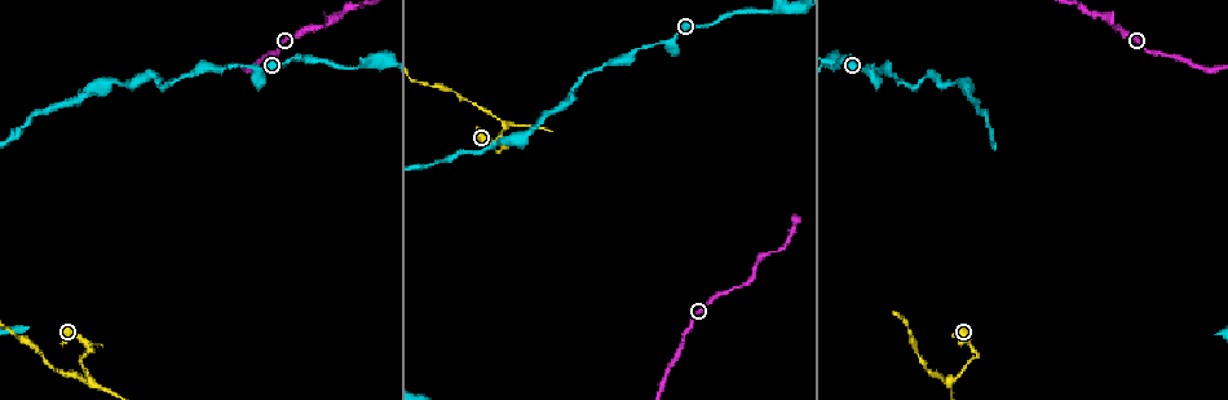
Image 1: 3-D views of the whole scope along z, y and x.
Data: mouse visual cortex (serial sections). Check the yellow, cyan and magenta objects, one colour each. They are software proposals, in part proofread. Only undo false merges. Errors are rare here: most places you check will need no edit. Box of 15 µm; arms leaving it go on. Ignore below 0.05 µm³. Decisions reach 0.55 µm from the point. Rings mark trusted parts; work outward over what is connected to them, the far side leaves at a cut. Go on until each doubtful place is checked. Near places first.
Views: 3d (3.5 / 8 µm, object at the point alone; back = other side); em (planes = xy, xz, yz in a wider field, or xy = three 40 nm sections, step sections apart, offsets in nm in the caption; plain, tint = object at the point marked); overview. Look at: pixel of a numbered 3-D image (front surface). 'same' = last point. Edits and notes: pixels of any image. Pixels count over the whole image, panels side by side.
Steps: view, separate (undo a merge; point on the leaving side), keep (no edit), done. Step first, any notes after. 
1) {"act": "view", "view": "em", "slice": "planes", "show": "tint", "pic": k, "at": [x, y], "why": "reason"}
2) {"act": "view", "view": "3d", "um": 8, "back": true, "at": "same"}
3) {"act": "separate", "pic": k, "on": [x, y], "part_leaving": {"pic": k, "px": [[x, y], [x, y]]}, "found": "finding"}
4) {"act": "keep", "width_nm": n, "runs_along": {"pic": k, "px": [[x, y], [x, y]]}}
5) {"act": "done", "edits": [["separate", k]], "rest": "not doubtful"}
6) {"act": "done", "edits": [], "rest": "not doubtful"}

{"act": "view", "view": "3d", "um": 3.5, "pic": 1, "at": [364, 65], "why": "sharp bend"}

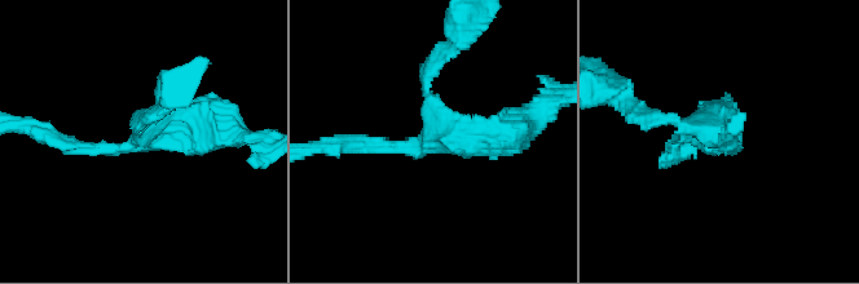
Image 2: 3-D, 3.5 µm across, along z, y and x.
{"act": "view", "view": "em", "slice": "xy", "step": 3, "show": "tint", "pic": 2, "at": [430, 141]}

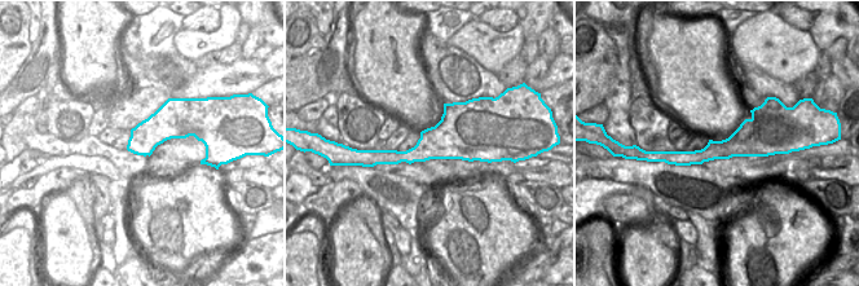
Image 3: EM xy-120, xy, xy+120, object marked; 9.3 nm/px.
{"act": "keep", "runs_along": {"pic": 3, "px": [[774, 137], [666, 158]]}, "found": "continuous, no second cell"}

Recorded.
{"act": "view", "view": "3d", "um": 3.5, "pic": 1, "at": [741, 285], "why": "narrows sharply"}

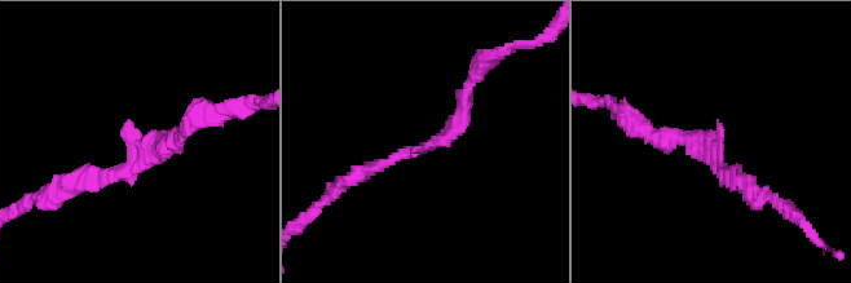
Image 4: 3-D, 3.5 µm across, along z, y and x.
{"act": "view", "view": "em", "slice": "xy", "step": 3, "show": "plain", "pic": 4, "at": [717, 167]}

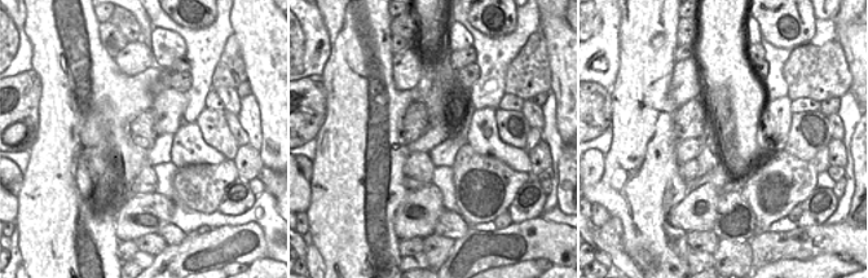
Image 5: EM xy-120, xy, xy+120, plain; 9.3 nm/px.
{"act": "view", "view": "em", "slice": "xy", "step": 3, "show": "tint", "at": "same"}

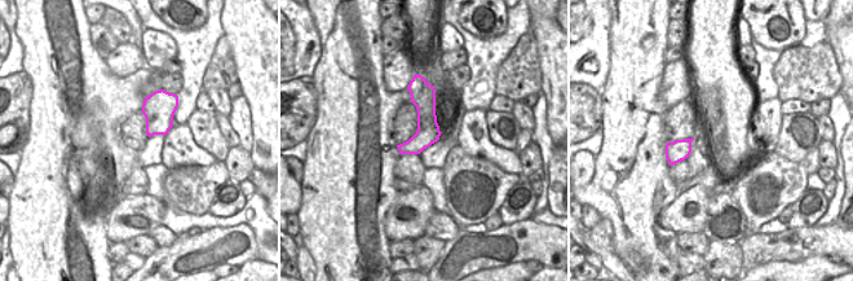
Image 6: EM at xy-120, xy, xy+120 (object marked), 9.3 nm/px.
{"act": "keep", "found": "all the same cell"}

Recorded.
{"act": "view", "view": "3d", "um": 3.5, "pic": 1, "at": [502, 145], "why": "abrupt turn"}

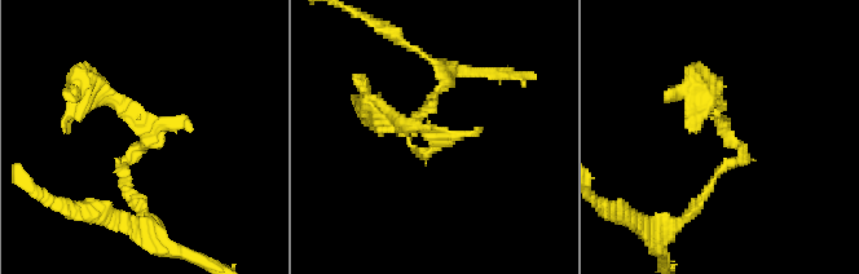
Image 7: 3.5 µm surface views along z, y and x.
{"act": "view", "view": "em", "slice": "planes", "show": "tint", "pic": 7, "at": [147, 140], "why": "shape alone is not enough"}

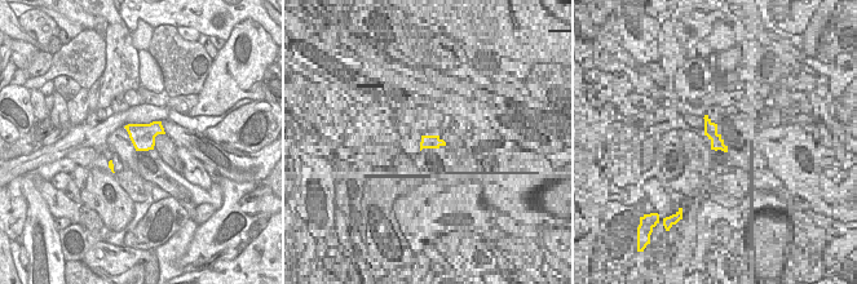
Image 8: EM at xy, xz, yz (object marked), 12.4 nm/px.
{"act": "keep", "runs_along": {"pic": 7, "px": [[88, 89], [148, 137], [119, 160], [128, 193]]}, "found": "continuous, no second cell"}

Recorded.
{"act": "view", "view": "3d", "um": 3.5, "pic": 1, "at": [954, 379], "why": "arms part here"}

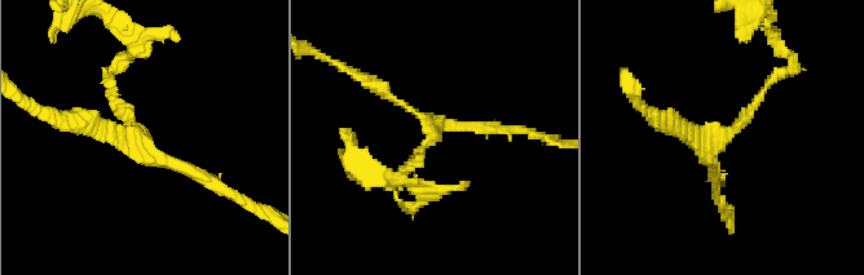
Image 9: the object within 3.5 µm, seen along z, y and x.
{"act": "keep", "runs_along": {"pic": 9, "px": [[772, 79], [726, 138], [670, 122]]}, "found": "one cell here"}

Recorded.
{"act": "done", "edits": [], "rest": "not doubtful"}

